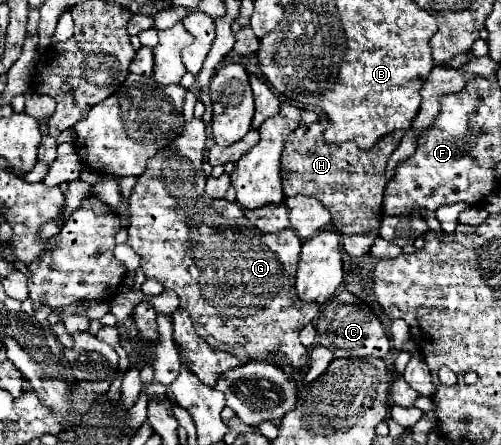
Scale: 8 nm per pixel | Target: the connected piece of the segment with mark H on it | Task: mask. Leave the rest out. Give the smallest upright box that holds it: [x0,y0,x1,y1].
[282,123,404,257]

